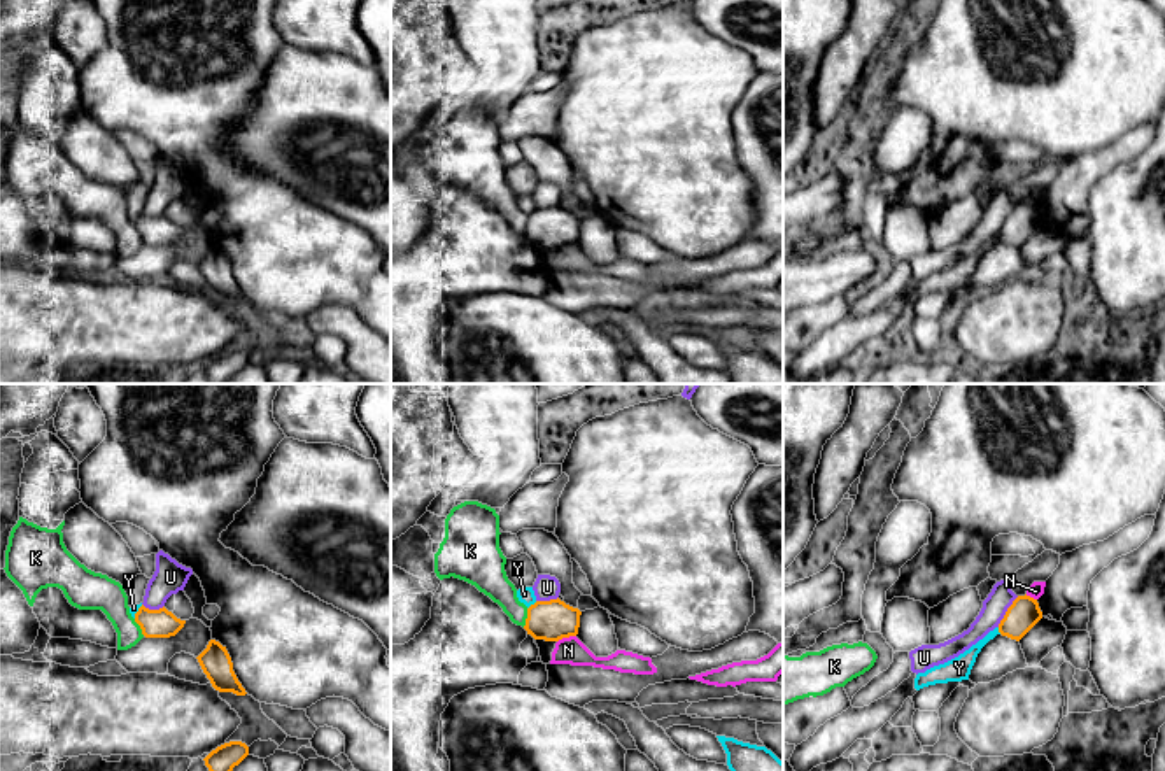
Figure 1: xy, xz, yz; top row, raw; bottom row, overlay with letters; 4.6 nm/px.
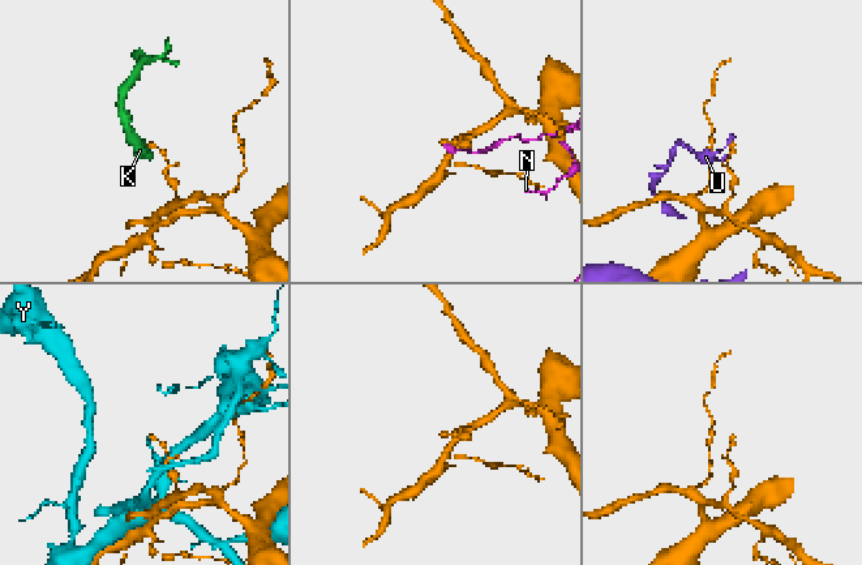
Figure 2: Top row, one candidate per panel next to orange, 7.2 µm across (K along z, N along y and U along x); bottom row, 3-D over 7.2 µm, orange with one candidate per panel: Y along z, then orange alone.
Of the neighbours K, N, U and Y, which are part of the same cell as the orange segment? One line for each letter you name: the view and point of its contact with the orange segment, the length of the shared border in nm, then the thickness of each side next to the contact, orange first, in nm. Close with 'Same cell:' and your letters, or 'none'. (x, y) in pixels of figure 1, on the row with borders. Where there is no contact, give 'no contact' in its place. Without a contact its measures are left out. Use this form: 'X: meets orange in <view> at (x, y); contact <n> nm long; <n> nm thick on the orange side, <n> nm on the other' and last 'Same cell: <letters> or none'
Same cell: none

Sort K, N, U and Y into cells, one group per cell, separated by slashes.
K / N / U / Y

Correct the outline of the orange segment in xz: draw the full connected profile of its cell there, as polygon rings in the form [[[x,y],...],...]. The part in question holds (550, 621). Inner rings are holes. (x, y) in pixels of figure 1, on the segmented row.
[[[559,598],[536,601],[527,608],[524,629],[534,640],[559,641],[578,634],[580,615],[578,608],[566,605]]]

